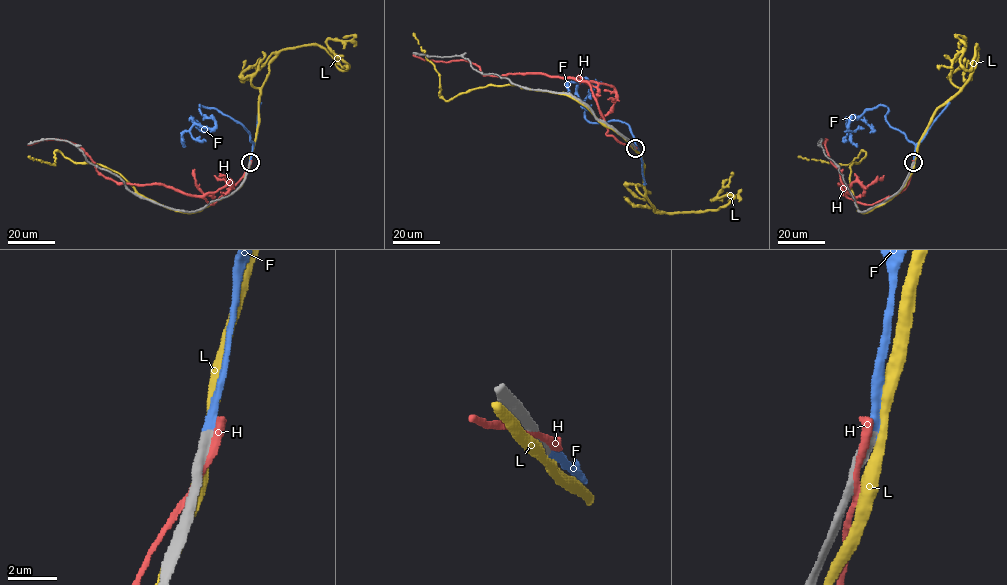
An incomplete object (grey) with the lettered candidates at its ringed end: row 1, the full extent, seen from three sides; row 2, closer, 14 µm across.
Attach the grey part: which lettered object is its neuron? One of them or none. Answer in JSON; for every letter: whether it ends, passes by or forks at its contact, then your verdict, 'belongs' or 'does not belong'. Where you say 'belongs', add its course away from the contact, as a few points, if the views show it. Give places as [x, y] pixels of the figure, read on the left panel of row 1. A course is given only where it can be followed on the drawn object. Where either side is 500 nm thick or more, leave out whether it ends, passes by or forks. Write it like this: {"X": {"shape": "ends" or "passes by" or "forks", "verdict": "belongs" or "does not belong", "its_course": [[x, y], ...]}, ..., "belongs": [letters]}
{"F": {"verdict": "belongs", "its_course": [[250, 162], [253, 144], [245, 128], [200, 105], [199, 111], [215, 125], [206, 128], [191, 119], [206, 132]]}, "H": {"shape": "passes by", "verdict": "does not belong"}, "L": {"verdict": "does not belong"}, "belongs": ["F"]}

